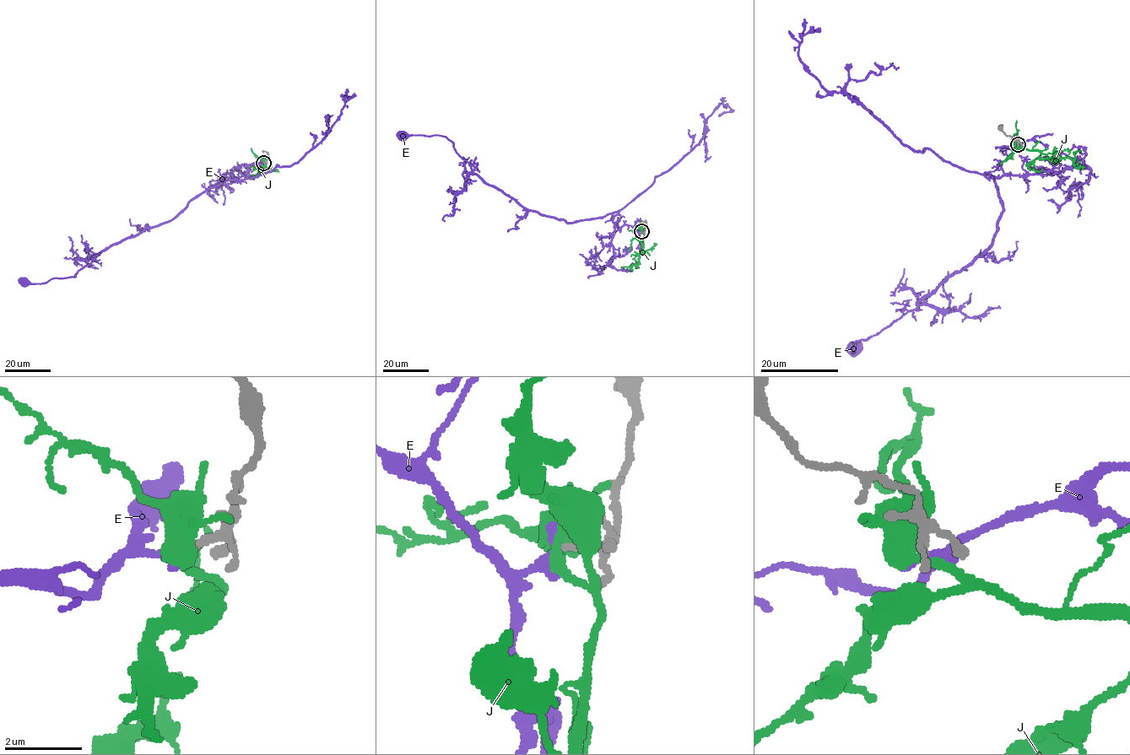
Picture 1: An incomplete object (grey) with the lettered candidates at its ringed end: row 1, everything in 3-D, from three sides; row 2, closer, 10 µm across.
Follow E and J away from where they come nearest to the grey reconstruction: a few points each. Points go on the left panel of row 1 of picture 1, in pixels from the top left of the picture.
E: (263, 163), (243, 164), (235, 180), (240, 182), (208, 188), (172, 218), (106, 247), (74, 277), (24, 280)
J: (263, 163), (266, 164), (264, 170), (255, 175), (244, 176)

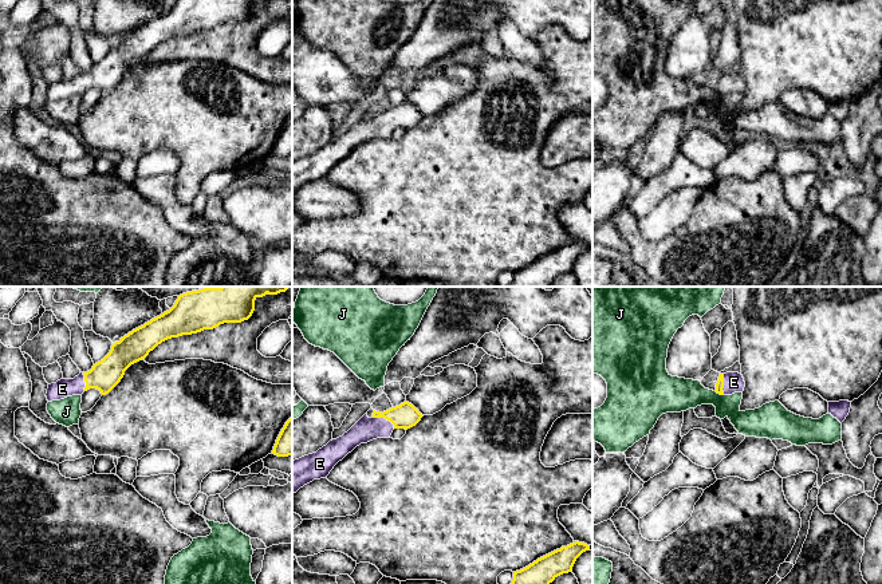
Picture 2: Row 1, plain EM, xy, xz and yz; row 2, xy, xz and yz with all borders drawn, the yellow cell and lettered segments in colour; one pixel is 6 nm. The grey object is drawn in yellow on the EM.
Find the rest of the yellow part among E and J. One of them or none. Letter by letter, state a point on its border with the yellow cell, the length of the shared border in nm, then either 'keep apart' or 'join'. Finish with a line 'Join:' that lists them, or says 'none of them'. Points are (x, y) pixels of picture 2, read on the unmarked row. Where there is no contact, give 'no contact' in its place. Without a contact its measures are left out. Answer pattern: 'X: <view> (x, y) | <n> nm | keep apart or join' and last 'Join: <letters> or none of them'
E: xz (385, 118) | 150 nm | join
J: yz (719, 93) | 70 nm | keep apart
Join: E

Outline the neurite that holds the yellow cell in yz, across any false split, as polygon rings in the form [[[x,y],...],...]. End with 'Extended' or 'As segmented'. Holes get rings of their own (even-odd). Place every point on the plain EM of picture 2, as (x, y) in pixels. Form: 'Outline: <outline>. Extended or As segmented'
Outline: [[[727,72],[720,74],[714,91],[720,95],[732,95],[735,92],[743,92],[744,87],[745,82],[741,74]]]. Extended

